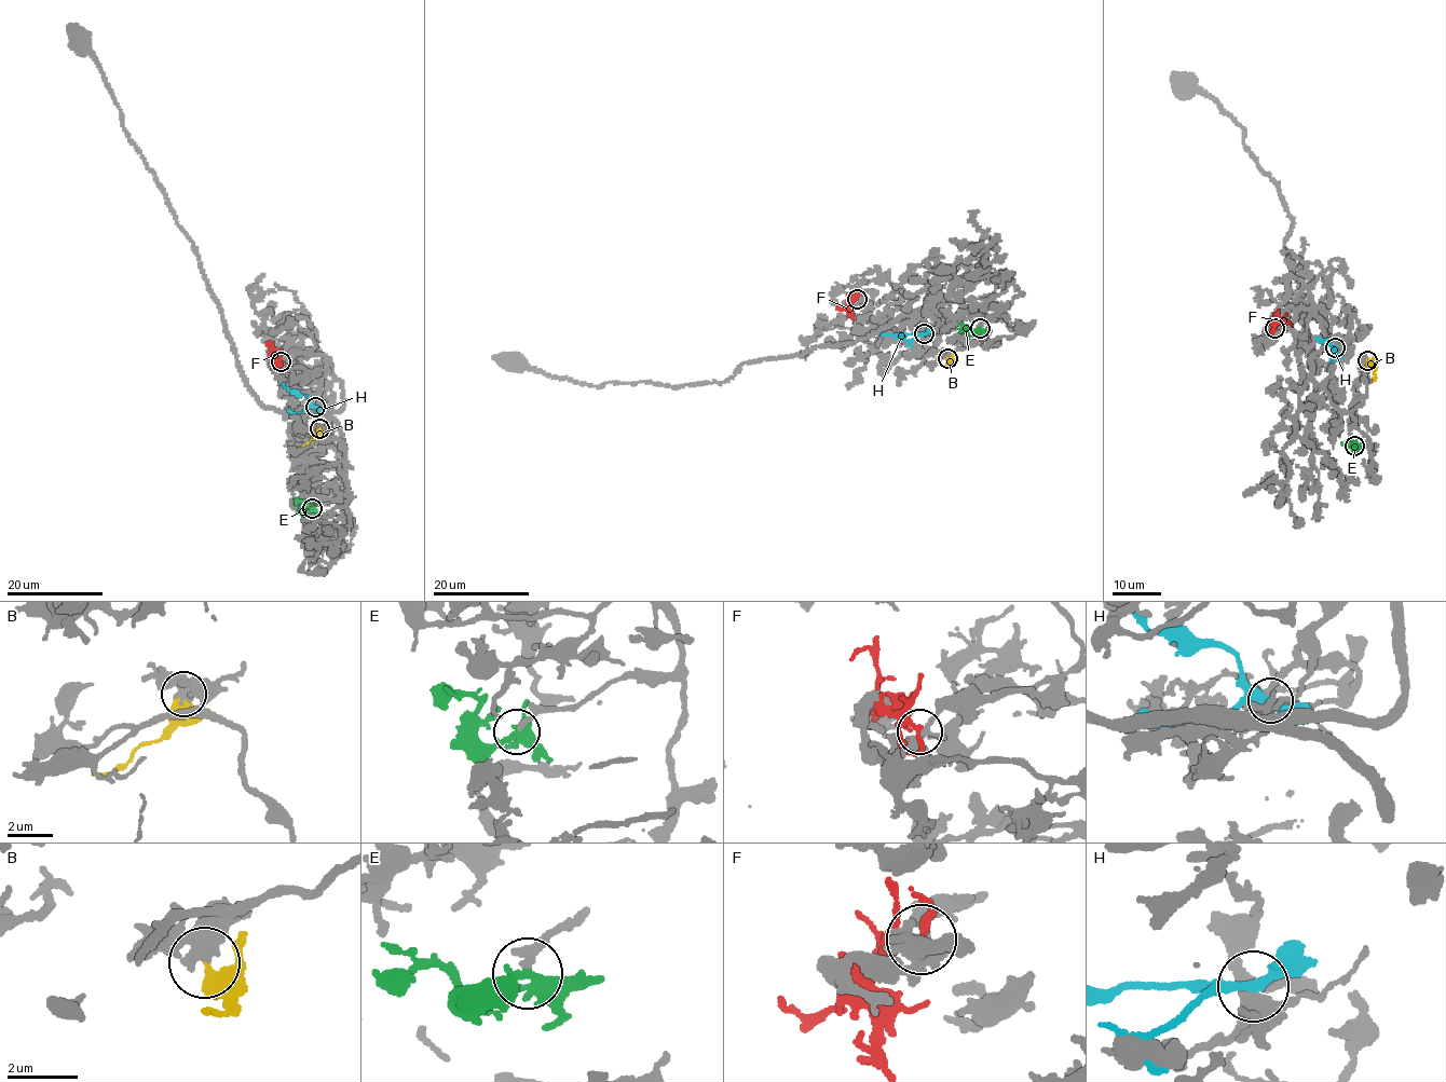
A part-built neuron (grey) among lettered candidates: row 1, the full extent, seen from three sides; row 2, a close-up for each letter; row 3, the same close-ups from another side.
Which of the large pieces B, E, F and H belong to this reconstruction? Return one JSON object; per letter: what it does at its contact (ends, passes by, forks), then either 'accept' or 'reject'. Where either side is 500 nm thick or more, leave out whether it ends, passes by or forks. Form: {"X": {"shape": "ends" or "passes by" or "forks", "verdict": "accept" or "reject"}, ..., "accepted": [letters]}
{"B": {"verdict": "reject"}, "E": {"shape": "forks", "verdict": "accept"}, "F": {"shape": "forks", "verdict": "reject"}, "H": {"shape": "passes by", "verdict": "reject"}, "accepted": ["E"]}

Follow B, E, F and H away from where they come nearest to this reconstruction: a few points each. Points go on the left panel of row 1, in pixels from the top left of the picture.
B: (319, 428), (315, 437), (300, 446)
E: (312, 508), (304, 510), (304, 502), (294, 500)
F: (281, 361), (274, 357), (272, 347), (267, 345)
H: (315, 407), (305, 395), (281, 385)

